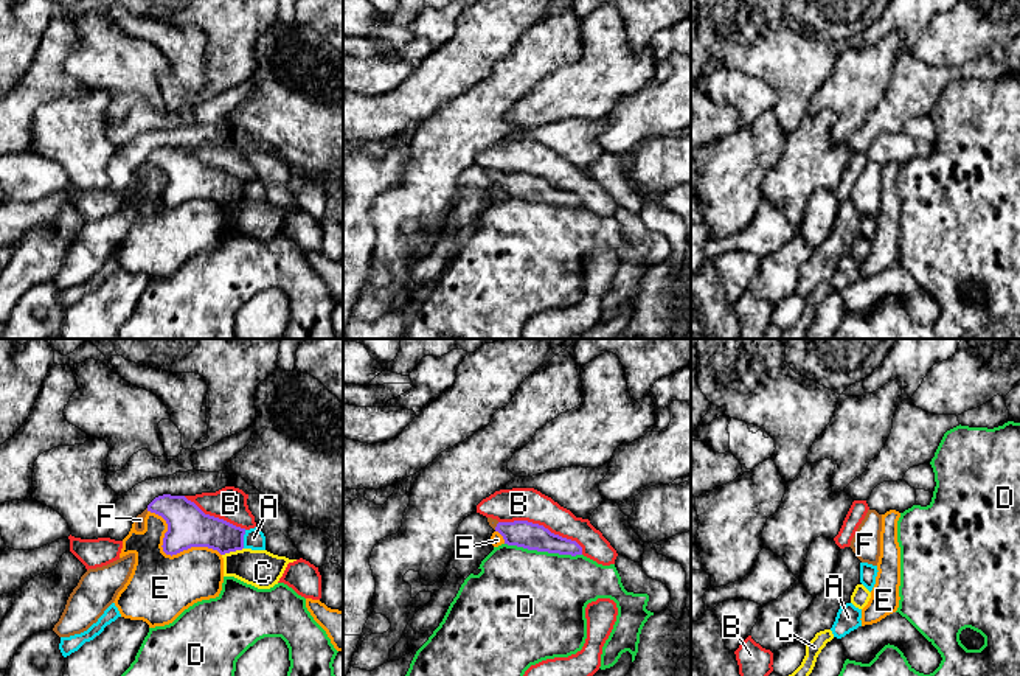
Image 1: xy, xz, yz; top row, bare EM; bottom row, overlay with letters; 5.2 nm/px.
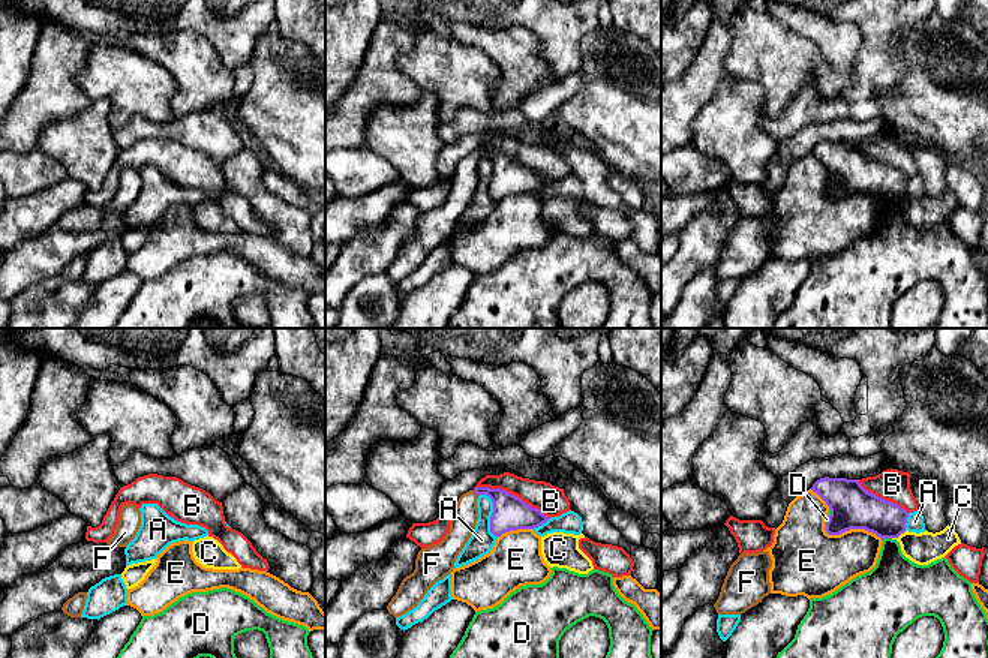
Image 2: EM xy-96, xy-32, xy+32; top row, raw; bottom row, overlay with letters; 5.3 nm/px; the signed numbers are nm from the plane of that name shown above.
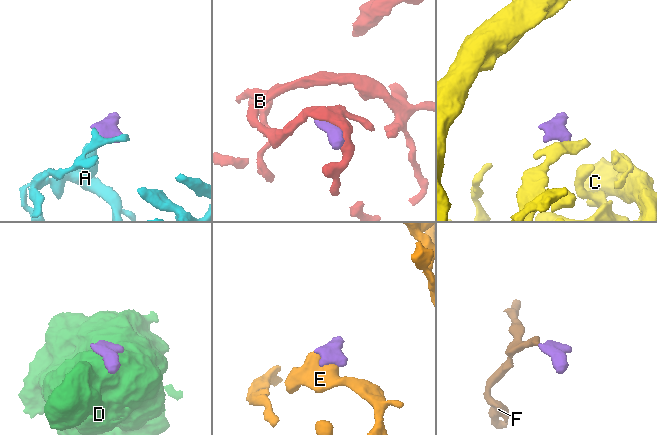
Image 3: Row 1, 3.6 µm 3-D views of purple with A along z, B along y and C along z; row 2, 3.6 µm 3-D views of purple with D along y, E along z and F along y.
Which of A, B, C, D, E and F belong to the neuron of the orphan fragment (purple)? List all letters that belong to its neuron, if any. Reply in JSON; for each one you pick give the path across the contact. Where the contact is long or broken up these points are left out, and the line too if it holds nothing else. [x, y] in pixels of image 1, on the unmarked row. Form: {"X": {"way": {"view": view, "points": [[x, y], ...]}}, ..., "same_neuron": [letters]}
{"F": {"way": {"view": "xz", "points": [[522, 185], [513, 185], [497, 177], [492, 174]]}}, "same_neuron": ["F"]}

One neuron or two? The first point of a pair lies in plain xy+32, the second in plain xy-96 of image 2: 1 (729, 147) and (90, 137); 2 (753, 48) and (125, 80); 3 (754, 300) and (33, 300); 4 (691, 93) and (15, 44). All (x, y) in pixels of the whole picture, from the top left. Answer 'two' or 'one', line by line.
1: one
2: one
3: two
4: two

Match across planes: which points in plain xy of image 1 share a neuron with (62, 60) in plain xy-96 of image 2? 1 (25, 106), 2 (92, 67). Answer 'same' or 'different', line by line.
1: same
2: different

